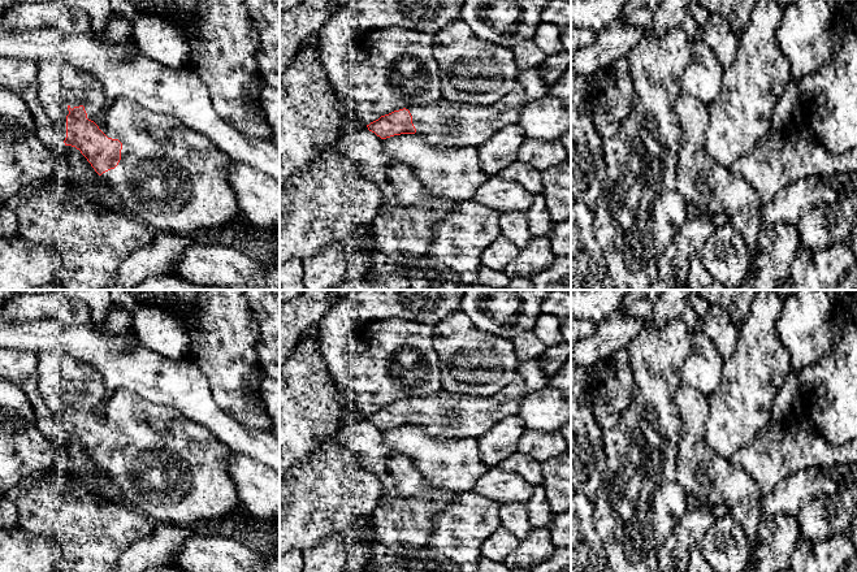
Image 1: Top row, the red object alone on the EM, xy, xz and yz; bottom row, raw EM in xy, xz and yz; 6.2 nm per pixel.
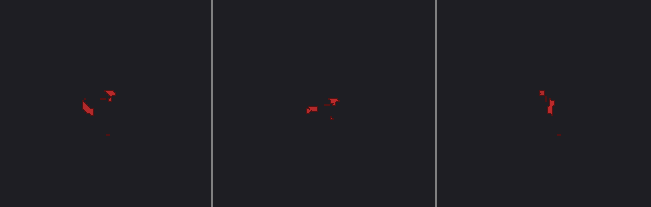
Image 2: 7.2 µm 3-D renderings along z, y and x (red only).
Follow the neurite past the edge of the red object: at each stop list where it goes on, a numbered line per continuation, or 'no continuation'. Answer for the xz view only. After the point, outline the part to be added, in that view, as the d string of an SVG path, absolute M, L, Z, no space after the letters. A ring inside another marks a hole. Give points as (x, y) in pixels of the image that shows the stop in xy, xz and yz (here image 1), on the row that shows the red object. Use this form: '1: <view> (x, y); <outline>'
1: xz (445, 124); M538 68L520 70L512 90L495 104L462 104L441 98L434 104L407 105L412 116L416 135L421 136L428 144L437 147L473 147L479 148L490 139L498 130L519 121L519 113L528 103L547 96L549 87L541 78Z

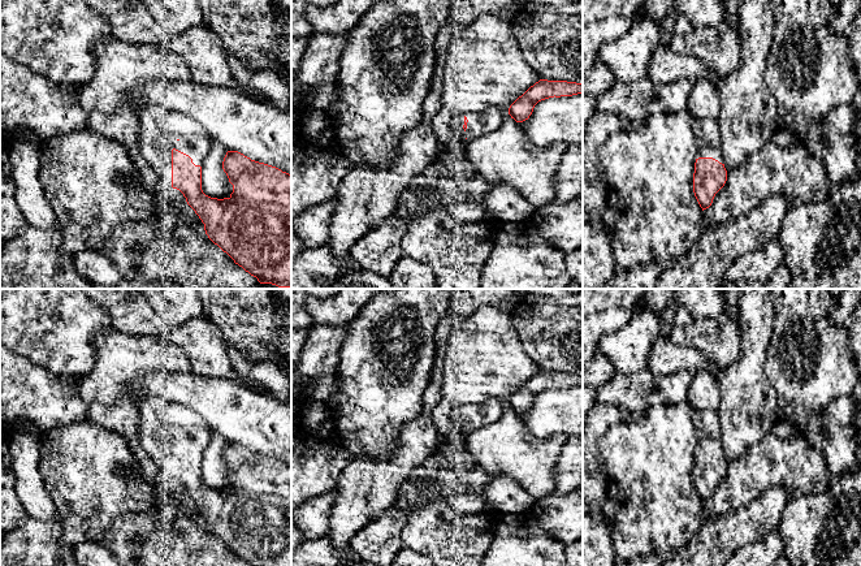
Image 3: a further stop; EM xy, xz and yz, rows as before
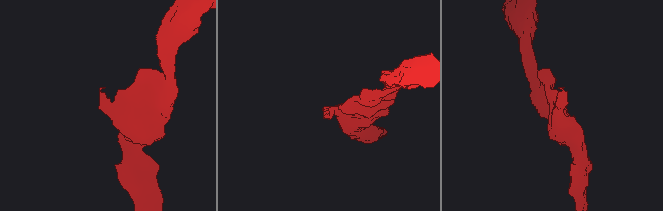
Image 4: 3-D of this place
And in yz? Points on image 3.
1: yz (706, 130); M692 118L692 129L696 137L698 157L713 157L723 164L721 151L721 128L715 118Z

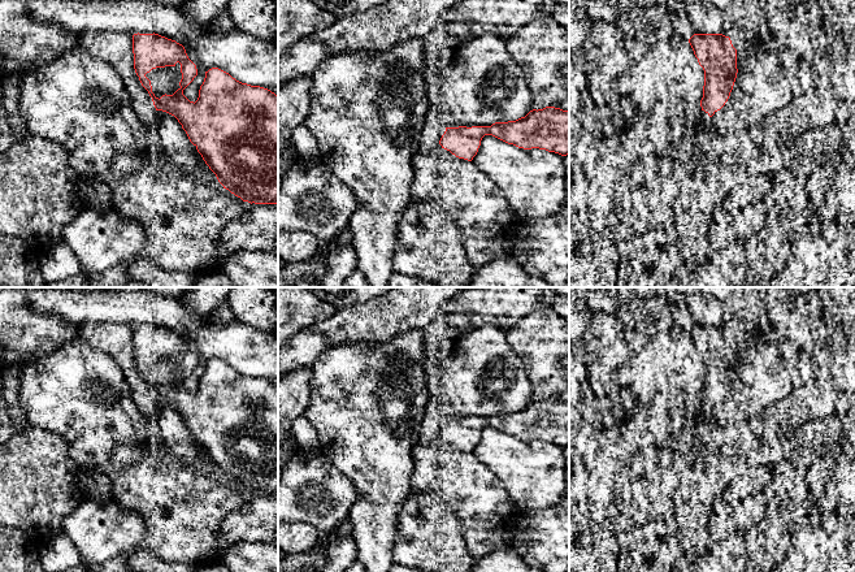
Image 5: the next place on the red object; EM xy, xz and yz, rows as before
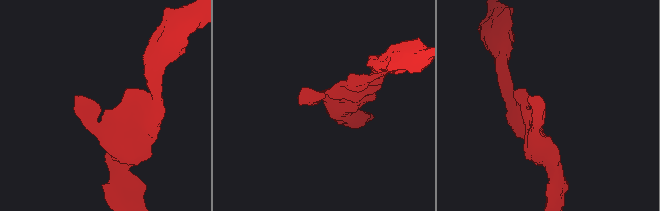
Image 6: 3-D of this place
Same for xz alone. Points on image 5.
no continuation

